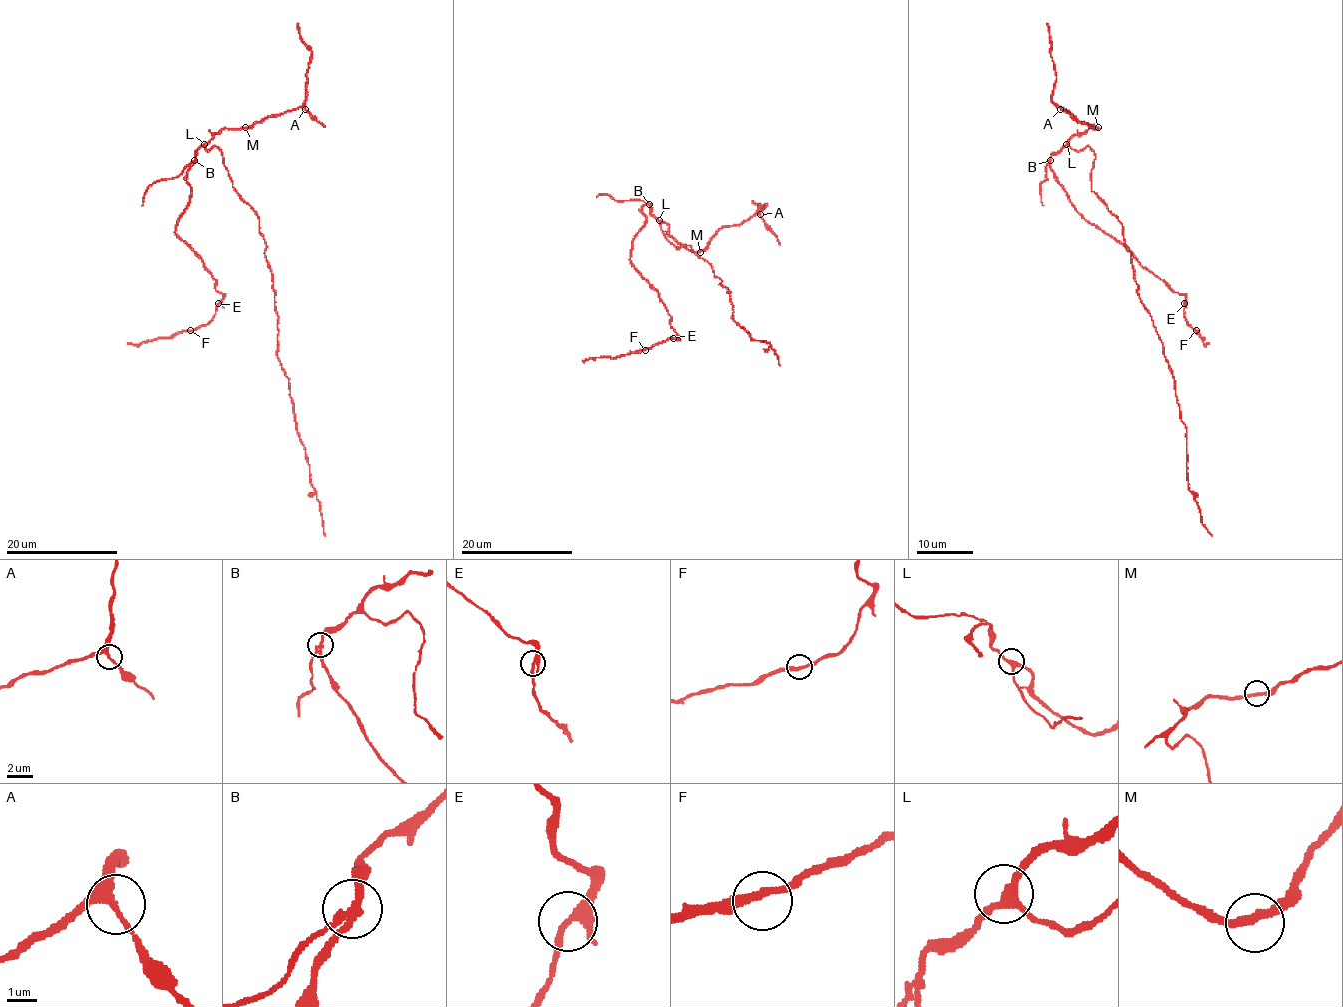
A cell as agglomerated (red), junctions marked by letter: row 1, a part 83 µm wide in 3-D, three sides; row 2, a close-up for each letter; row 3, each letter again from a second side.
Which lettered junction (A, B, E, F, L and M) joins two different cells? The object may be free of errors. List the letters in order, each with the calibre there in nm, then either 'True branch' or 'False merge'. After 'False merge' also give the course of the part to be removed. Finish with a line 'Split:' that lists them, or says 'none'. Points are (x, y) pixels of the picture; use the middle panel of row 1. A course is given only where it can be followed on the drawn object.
A: Thickness 240 nm. True branch
B: Thickness 200 nm. False merge. Course of the part to remove: (649, 203), (616, 200), (606, 195), (596, 198)
E: Thickness 220 nm. True branch
F: Thickness 260 nm. True branch
L: Thickness 280 nm. True branch
M: Thickness 260 nm. True branch
Split: B

